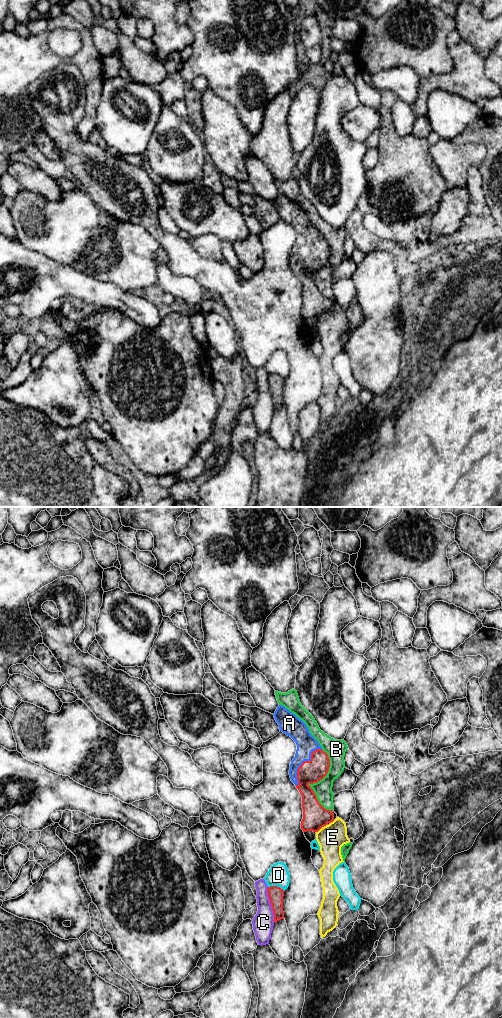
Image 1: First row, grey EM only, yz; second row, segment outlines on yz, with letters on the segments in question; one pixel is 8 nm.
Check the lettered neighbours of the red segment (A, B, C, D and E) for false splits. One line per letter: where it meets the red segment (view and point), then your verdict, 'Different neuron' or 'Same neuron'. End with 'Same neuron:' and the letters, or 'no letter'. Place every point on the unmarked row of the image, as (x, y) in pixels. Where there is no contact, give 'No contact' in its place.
A: Touches red at yz (303, 250). Same neuron
B: Touches red at yz (315, 270). Different neuron
C: Touches red at yz (271, 393). Different neuron
D: Touches red at yz (276, 374). Different neuron
E: Touches red at yz (321, 315). Different neuron
Same neuron: A

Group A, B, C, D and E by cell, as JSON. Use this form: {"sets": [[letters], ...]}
{"sets": [["A"], ["B"], ["C"], ["D"], ["E"]]}

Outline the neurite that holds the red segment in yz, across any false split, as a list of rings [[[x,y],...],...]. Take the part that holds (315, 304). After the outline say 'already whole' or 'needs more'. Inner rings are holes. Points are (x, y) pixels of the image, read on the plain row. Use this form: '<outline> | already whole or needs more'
[[[279,193],[273,202],[280,219],[290,224],[297,233],[291,249],[289,263],[302,284],[303,320],[318,320],[334,309],[332,298],[325,297],[309,274],[322,268],[328,261],[330,247],[306,212],[284,194]]] | needs more

